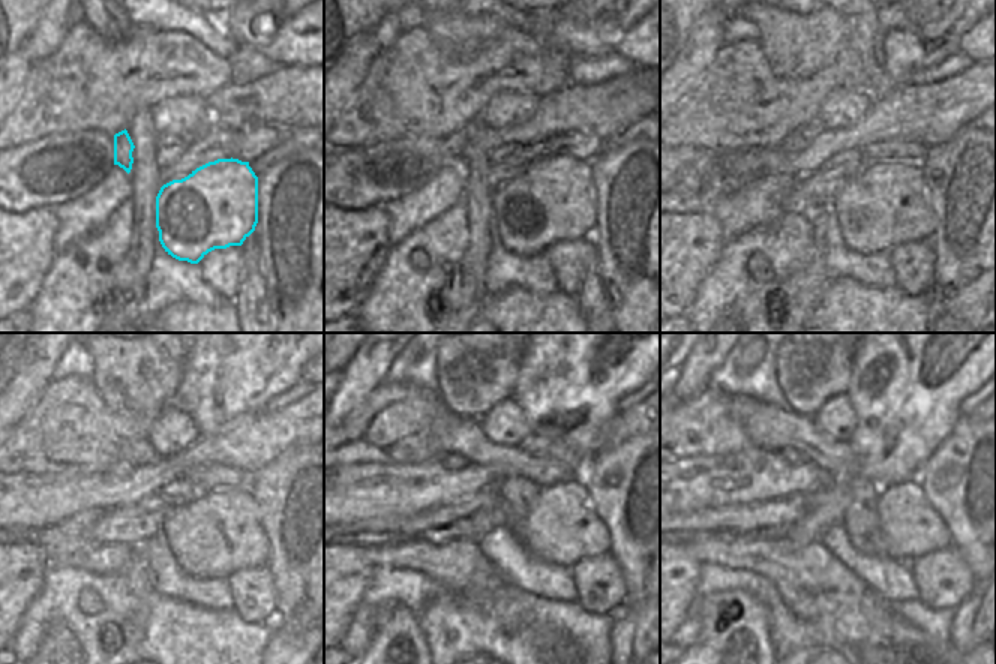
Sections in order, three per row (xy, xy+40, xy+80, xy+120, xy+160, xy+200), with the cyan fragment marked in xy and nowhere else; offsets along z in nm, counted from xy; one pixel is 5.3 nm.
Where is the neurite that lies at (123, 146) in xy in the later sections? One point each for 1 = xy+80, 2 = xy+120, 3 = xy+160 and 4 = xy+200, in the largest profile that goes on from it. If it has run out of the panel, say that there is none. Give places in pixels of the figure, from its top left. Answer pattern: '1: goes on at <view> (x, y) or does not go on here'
1: goes on at xy+80 (794, 143)
2: goes on at xy+120 (120, 468)
3: goes on at xy+160 (453, 462)
4: goes on at xy+200 (792, 456)

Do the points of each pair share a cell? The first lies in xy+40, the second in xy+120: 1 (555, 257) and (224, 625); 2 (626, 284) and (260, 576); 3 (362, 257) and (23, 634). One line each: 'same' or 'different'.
1: different
2: different
3: different

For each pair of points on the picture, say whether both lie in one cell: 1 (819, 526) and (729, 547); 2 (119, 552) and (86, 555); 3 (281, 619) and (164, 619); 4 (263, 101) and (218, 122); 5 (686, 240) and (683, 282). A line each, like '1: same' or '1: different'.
1: different
2: same
3: different
4: different
5: same

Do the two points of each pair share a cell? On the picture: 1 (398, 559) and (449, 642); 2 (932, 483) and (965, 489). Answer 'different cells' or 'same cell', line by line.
1: different cells
2: same cell

